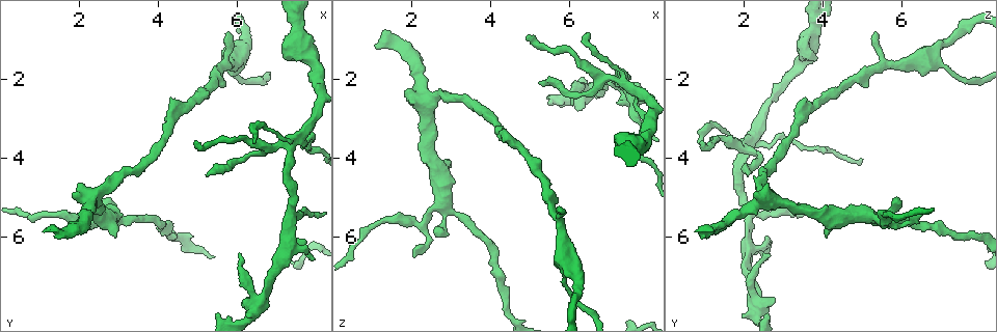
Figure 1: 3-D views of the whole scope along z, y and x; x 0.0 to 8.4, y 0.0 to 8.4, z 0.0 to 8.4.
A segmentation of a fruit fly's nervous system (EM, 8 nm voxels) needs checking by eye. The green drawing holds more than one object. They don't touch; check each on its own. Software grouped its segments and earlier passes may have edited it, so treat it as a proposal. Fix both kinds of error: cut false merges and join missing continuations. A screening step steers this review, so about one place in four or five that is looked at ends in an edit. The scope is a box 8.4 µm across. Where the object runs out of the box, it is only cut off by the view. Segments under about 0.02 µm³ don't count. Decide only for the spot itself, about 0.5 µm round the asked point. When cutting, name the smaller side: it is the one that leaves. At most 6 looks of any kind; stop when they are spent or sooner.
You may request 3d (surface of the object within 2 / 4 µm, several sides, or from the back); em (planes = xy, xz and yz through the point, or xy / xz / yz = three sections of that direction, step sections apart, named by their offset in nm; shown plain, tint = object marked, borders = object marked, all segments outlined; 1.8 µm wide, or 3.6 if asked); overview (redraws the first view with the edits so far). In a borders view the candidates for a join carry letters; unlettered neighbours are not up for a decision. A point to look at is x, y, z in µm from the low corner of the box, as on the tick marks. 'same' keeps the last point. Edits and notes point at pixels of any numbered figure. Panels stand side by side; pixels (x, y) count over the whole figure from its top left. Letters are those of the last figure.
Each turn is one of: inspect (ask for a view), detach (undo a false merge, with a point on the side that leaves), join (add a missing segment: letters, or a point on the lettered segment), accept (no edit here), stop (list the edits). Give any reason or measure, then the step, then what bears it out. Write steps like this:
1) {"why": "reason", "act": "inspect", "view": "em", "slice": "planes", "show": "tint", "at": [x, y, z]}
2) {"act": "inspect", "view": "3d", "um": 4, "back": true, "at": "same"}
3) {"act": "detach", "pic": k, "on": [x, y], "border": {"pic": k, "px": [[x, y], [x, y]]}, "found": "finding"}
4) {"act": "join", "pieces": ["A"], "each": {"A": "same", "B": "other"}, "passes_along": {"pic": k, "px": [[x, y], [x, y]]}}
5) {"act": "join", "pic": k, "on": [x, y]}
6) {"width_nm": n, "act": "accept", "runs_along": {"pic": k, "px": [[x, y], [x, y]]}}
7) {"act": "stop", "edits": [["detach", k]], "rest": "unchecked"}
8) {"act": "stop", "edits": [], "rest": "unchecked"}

{"why": "free end", "act": "inspect", "view": "em", "um": 3.6, "slice": "planes", "show": "plain", "at": [6.00, 6.45, 2.65]}

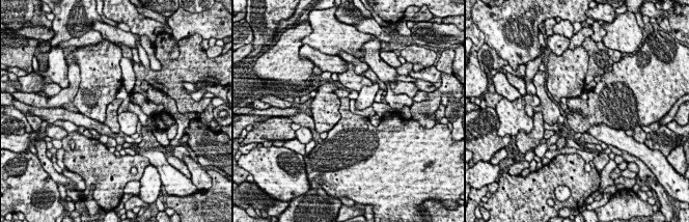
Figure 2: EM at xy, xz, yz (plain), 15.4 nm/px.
{"act": "inspect", "view": "em", "um": 3.6, "slice": "planes", "show": "tint", "at": "same"}

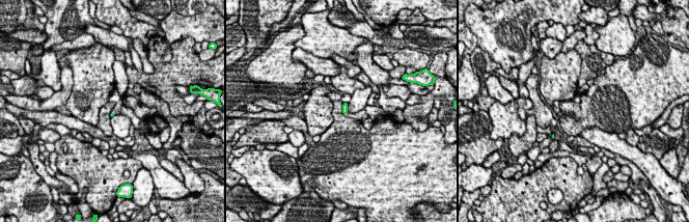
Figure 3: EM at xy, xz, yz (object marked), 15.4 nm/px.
{"why": "see the neighbours", "act": "inspect", "view": "em", "um": 3.6, "slice": "planes", "show": "borders", "at": "same"}

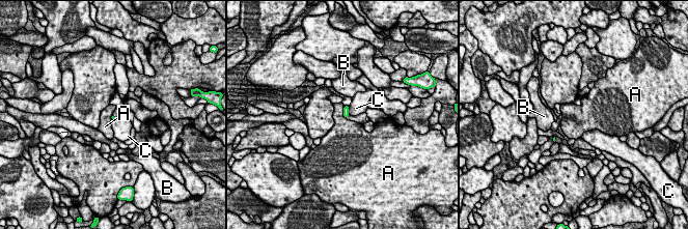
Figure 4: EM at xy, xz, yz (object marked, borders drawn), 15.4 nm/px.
{"longest_contact_nm": ["A", 220], "act": "accept", "each": {"A": "other", "B": "other", "C": "other"}, "border": {"pic": 4, "px": [[345, 106], [344, 116], [346, 118]]}, "found": "no lettered segment goes on from it"}

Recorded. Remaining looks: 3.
{"act": "inspect", "view": "3d", "um": 4, "at": [2.35, 4.95, 2.60]}

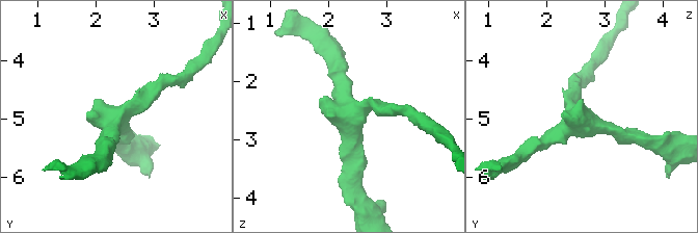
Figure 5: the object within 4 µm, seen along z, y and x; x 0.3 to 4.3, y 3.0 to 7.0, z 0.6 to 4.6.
{"why": "shape alone is not enough", "act": "inspect", "view": "em", "um": 3.6, "slice": "planes", "show": "borders", "at": [2.35, 4.90, 2.60]}

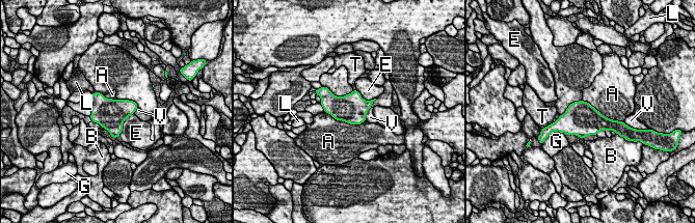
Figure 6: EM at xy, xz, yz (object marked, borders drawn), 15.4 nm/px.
{"act": "accept", "each": {"A": "other", "B": "other", "E": "other", "G": "other", "L": "other", "T": "other", "V": "other"}, "found": "continuous, no second neuron"}

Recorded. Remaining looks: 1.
{"act": "stop", "edits": [], "rest": "unchecked"}

